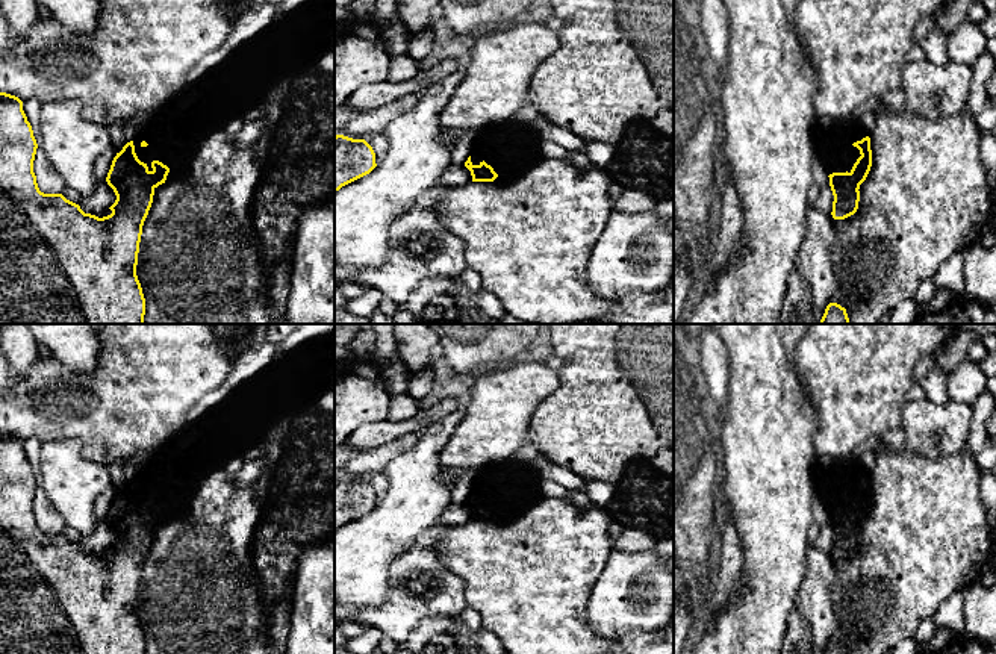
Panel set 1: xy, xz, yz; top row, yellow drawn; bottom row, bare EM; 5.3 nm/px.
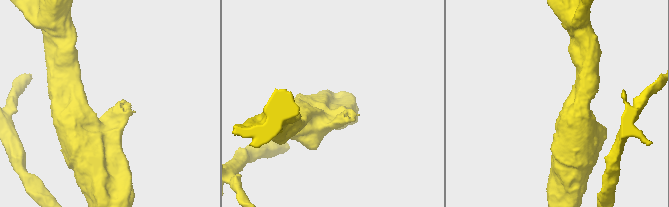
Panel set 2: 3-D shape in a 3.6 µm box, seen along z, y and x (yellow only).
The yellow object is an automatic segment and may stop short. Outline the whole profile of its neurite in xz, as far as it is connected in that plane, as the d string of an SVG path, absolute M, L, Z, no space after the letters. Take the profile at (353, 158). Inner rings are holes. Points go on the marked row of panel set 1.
M335 136L335 192L369 174L375 167L375 153L365 139Z

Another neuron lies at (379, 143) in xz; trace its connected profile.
M380 133L365 138L365 141L372 147L375 153L375 164L380 165L384 160L389 150L388 136L384 133Z

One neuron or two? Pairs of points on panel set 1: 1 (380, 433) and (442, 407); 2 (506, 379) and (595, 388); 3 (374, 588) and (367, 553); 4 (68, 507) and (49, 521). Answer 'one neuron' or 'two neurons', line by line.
1: one neuron
2: two neurons
3: one neuron
4: two neurons

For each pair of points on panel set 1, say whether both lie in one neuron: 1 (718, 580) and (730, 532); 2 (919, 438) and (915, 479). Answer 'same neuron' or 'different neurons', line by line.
1: same neuron
2: different neurons

